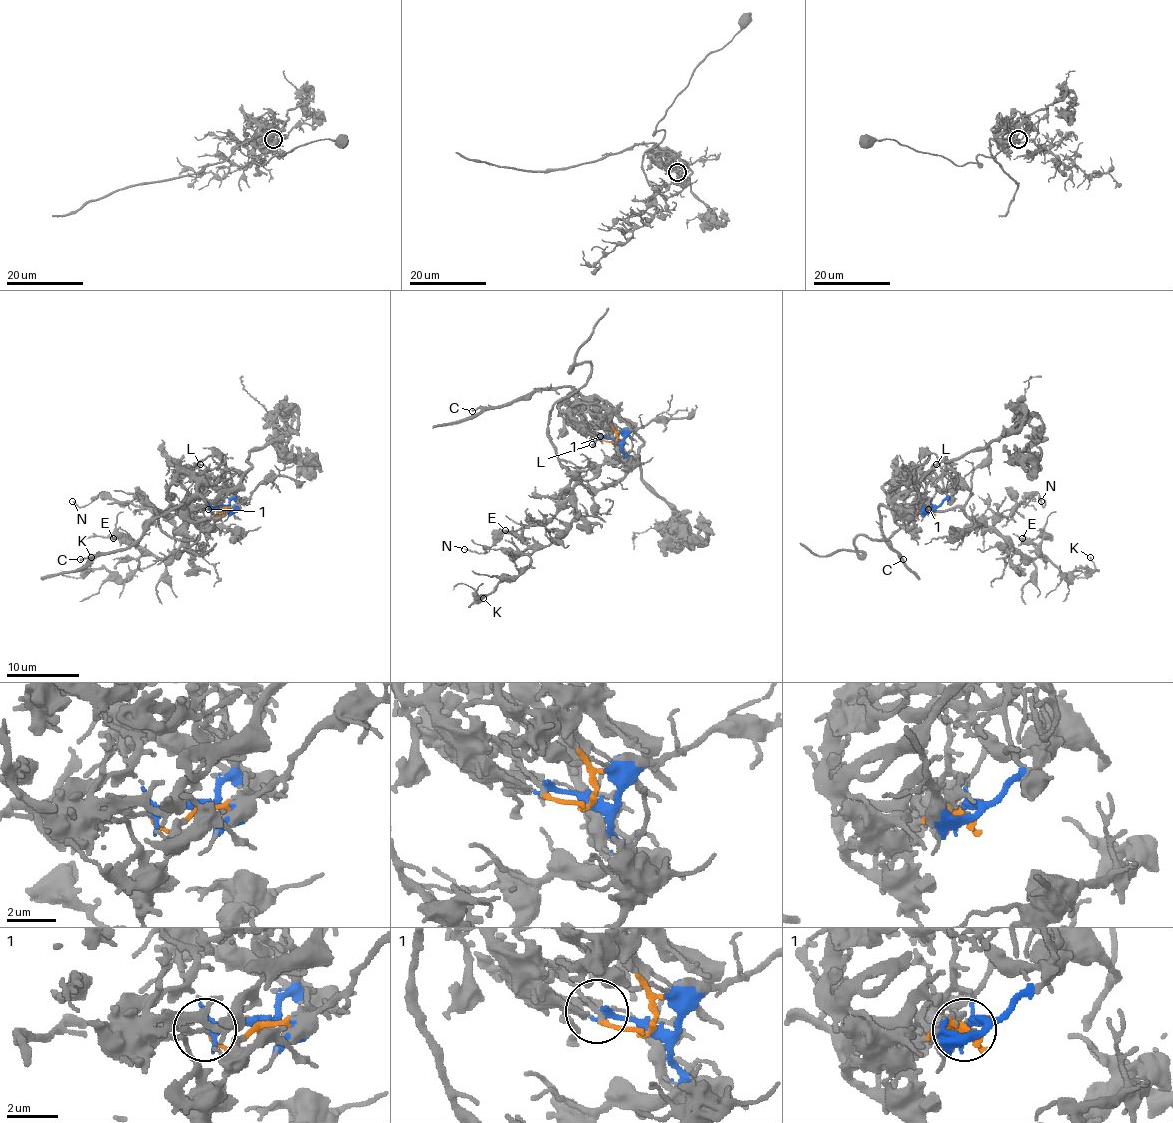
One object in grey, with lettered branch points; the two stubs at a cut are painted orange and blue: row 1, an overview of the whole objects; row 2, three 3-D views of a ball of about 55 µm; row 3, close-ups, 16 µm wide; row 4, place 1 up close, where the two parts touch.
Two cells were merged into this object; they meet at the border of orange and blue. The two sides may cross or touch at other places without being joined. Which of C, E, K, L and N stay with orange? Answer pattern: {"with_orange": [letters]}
{"with_orange": ["C", "L"]}

